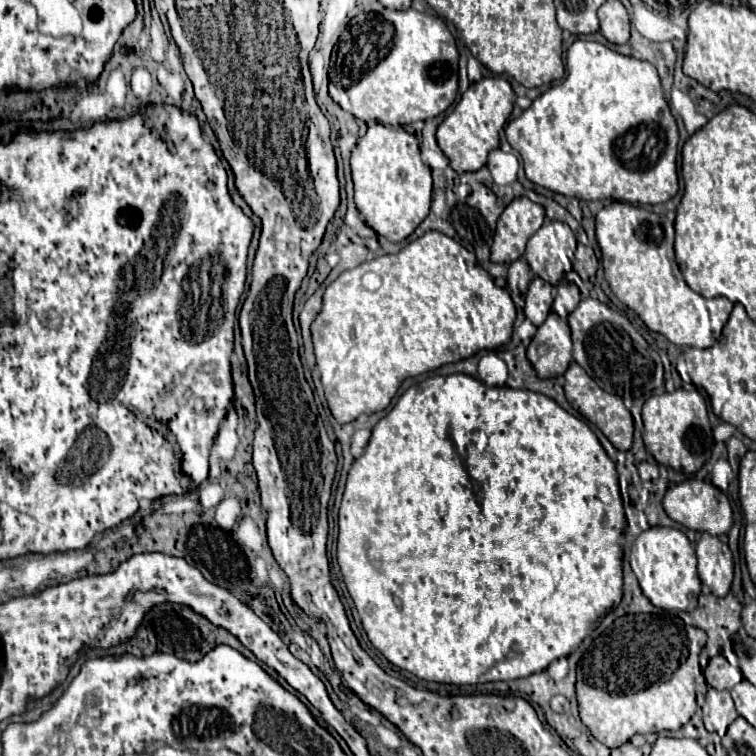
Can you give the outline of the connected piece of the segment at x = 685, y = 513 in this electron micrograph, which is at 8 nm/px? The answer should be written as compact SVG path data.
M686 480L682 484L670 486L666 496L664 496L664 510L674 522L682 524L684 528L696 530L696 532L724 536L732 528L732 508L730 508L726 494L704 480Z

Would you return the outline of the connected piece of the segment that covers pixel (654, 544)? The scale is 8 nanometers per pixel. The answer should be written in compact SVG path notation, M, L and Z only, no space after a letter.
M664 526L648 528L634 540L630 564L644 596L654 606L674 612L692 612L698 606L700 578L696 574L696 554L684 532Z

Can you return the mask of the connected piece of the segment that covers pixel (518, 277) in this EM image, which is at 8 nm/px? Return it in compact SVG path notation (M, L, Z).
M518 258L508 268L508 290L512 290L512 294L516 292L526 294L528 286L530 286L530 266L524 258Z

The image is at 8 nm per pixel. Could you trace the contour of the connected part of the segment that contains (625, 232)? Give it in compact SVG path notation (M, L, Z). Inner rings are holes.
M624 202L604 206L596 214L596 238L602 250L604 274L618 300L632 308L650 330L660 332L676 346L710 348L720 338L734 304L724 296L706 300L688 288L675 260L675 218L675 211L660 220L658 214Z

